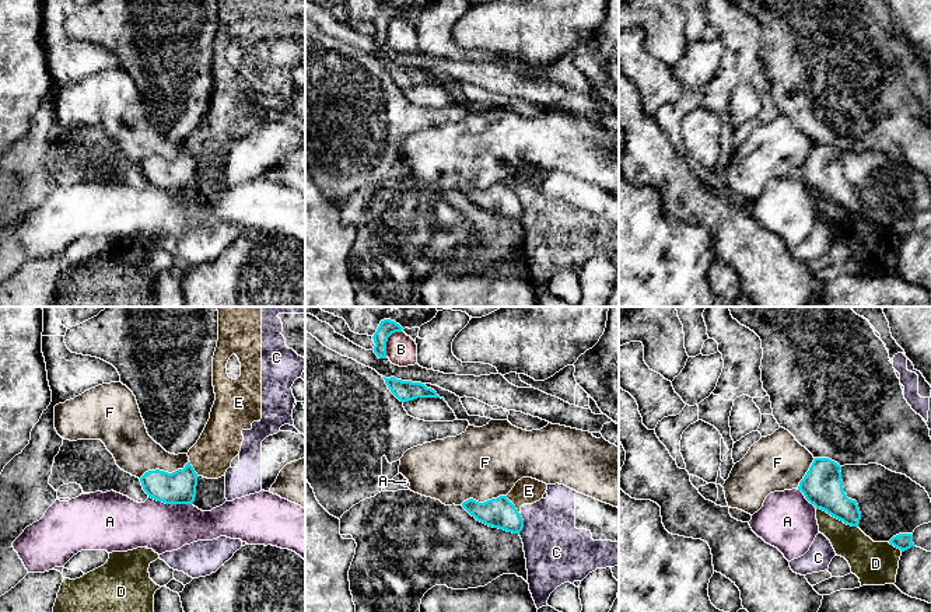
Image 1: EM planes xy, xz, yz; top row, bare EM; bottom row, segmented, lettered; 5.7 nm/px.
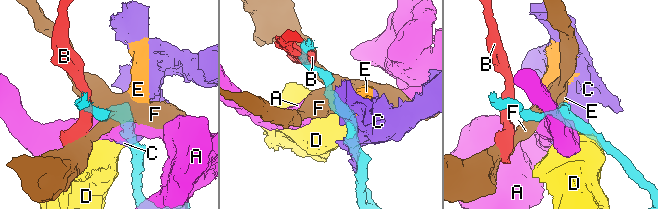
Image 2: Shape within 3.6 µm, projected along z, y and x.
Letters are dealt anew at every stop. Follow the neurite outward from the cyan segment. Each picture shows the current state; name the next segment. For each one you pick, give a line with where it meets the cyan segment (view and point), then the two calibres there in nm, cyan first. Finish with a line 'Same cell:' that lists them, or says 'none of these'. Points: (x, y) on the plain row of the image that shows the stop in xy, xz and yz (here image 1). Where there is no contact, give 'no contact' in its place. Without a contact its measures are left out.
Same cell: none of these

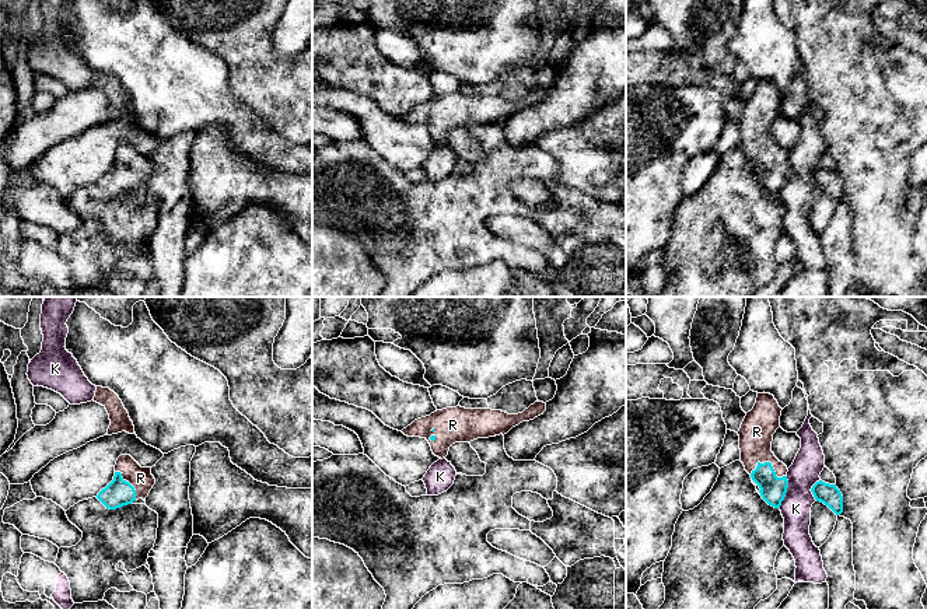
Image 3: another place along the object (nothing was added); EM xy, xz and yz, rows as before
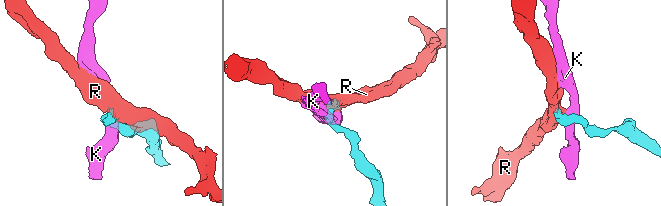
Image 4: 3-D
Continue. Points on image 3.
R: yz (770, 150) | 150/190 nm
Same cell: R

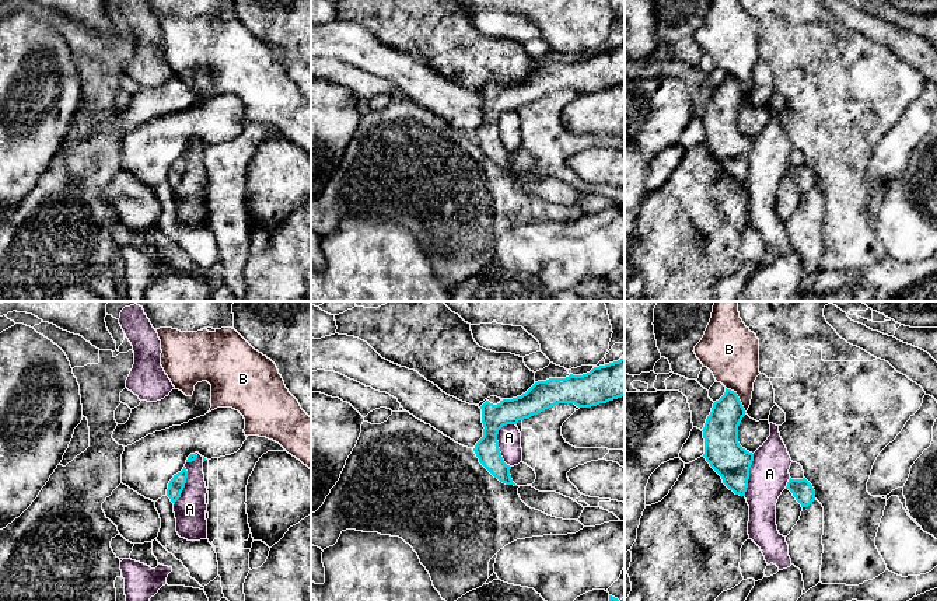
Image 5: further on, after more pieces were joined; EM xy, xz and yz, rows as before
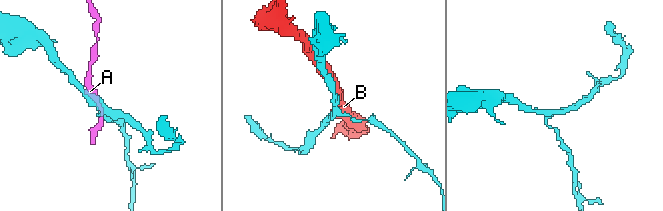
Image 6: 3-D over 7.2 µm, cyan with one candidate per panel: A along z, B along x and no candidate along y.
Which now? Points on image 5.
Same cell: none of these

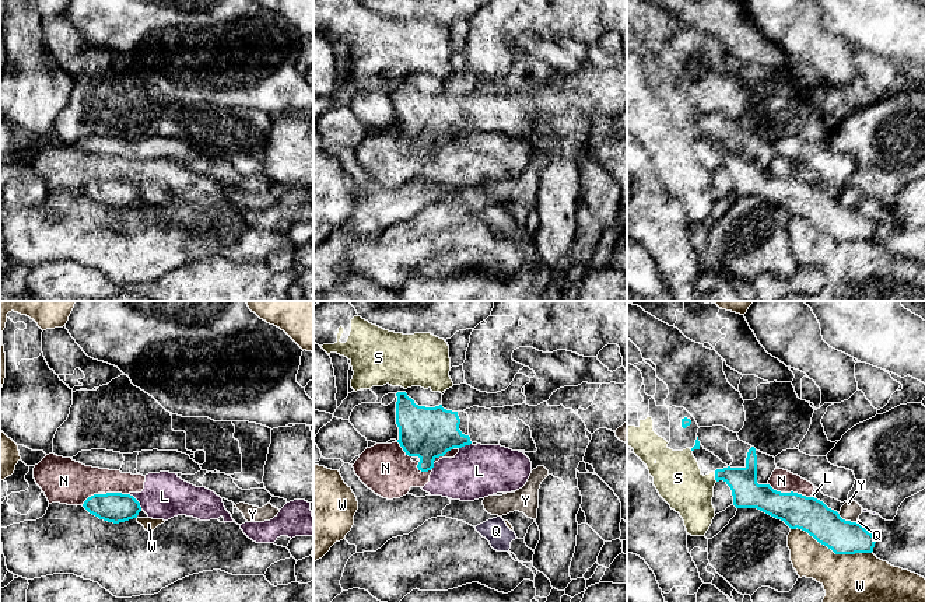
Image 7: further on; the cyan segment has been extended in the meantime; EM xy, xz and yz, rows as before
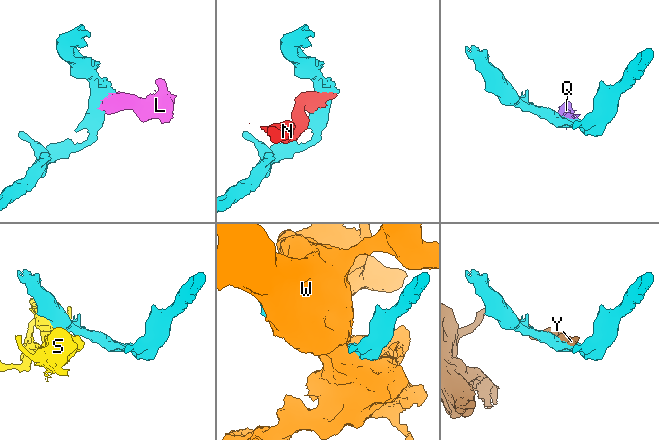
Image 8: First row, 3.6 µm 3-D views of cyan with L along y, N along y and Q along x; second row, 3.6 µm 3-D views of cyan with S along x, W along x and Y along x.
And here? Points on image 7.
Same cell: none of these

